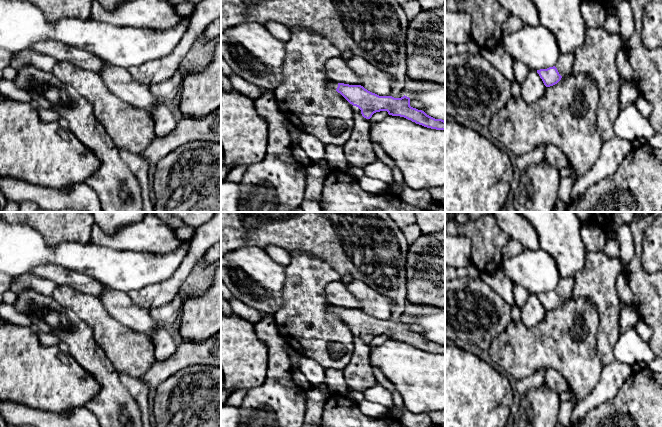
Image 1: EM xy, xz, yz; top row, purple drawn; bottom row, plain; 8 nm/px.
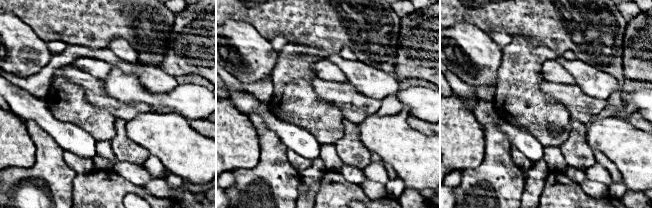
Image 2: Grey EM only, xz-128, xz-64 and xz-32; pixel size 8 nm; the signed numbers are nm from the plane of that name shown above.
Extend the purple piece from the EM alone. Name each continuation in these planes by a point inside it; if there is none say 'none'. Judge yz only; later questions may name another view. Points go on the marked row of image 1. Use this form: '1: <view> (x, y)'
1: yz (564, 65)

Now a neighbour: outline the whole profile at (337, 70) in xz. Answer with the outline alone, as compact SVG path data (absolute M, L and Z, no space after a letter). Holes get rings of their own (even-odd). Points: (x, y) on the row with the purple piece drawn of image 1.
M341 57L329 59L325 63L325 72L330 81L349 85L361 85L361 78L353 71Z

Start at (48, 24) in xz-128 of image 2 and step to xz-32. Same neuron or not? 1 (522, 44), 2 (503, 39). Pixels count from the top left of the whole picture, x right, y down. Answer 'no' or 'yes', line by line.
1: no
2: no

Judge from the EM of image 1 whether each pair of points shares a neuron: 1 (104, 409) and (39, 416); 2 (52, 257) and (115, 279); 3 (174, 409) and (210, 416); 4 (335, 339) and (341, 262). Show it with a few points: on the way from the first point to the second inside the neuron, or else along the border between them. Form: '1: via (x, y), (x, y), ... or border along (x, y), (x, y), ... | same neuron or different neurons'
1: border along (84, 407), (95, 416) | different neurons
2: via (68, 257), (84, 257), (99, 263) | same neuron
3: via (183, 409), (195, 409), (201, 413) | same neuron
4: border along (322, 260), (341, 276) | different neurons

